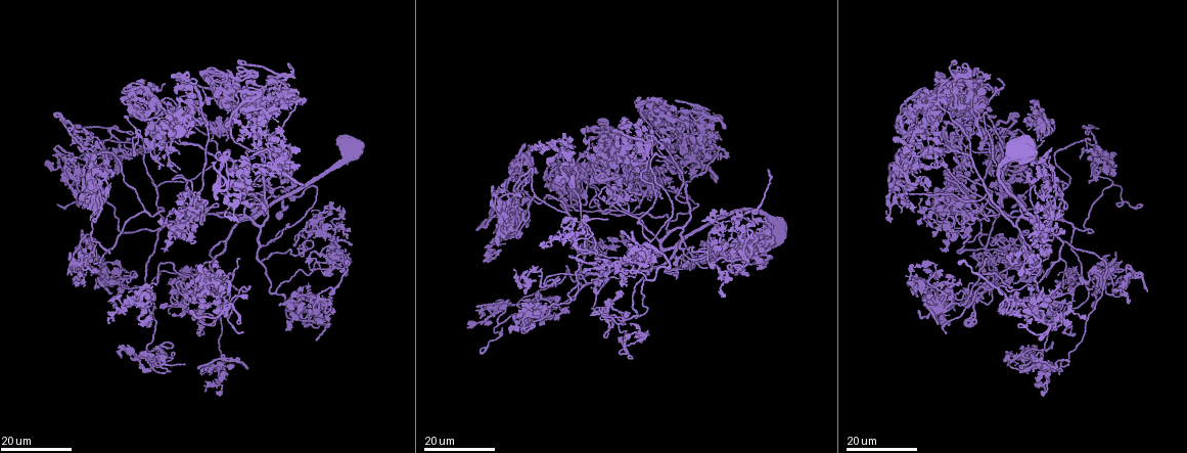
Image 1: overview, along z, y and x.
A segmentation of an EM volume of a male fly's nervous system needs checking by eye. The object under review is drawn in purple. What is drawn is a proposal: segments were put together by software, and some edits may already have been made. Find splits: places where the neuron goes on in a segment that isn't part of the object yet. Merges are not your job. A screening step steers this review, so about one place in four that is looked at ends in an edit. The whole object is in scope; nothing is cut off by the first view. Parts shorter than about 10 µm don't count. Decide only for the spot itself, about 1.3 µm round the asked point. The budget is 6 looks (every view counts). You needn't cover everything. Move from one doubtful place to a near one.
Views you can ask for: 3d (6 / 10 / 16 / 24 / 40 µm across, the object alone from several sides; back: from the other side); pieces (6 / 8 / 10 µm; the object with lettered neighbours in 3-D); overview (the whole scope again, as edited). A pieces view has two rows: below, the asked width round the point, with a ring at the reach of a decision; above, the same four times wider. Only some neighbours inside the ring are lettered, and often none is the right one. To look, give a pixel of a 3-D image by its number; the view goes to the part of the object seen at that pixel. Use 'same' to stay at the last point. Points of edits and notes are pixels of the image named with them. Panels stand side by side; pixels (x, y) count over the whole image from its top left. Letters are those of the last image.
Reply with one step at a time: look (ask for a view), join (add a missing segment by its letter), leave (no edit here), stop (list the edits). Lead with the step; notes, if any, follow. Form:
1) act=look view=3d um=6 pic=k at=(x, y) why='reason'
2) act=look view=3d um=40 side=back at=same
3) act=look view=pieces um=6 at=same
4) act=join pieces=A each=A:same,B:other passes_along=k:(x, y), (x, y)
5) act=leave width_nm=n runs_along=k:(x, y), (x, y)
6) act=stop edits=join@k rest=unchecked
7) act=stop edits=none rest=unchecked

act=look view=3d um=24 pic=1 at=(664, 155) why='long arm stops here'

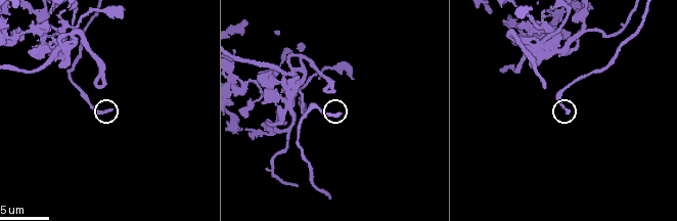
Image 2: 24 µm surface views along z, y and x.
act=look view=pieces um=10 pic=2 at=(341, 114)

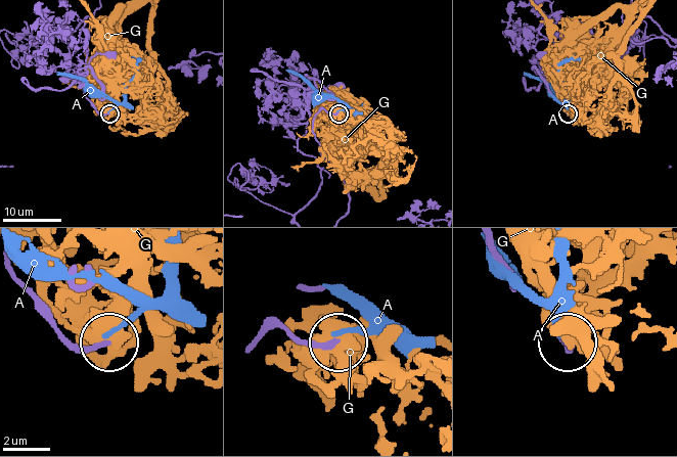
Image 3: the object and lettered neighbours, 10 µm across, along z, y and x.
act=leave each=A:other,G:other runs_along=3:(12, 277), (65, 336), (89, 348), (104, 344) found='none of them fits'

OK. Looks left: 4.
act=look view=3d um=16 pic=1 at=(751, 231) why='free end'

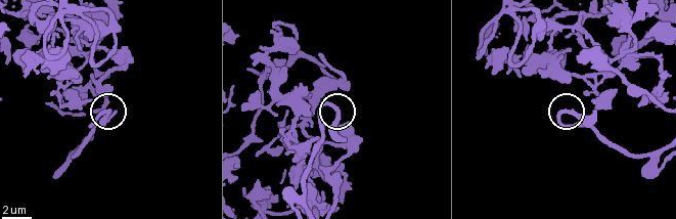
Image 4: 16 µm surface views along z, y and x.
act=look view=pieces um=6 pic=4 at=(101, 113) why='see the neighbours'

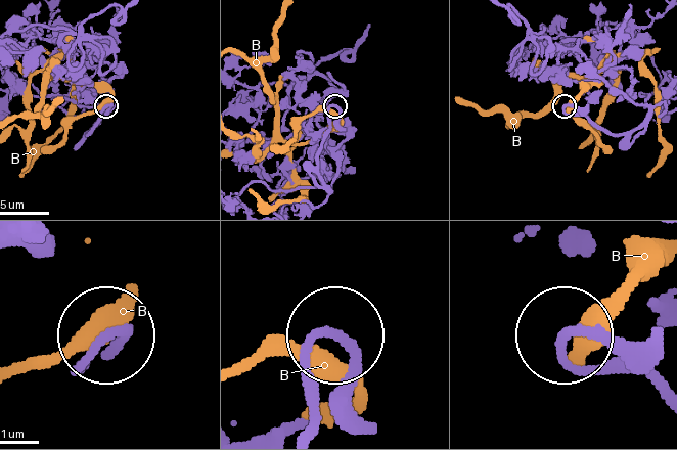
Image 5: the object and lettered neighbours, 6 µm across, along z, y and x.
act=leave each=B:other runs_along=5:(655, 379), (570, 330) found='none of them fits'

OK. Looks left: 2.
act=look view=3d um=16 pic=1 at=(248, 120) why='thick end'

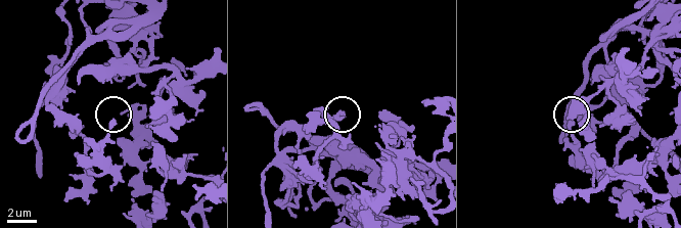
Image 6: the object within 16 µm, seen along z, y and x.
act=look view=pieces um=10 pic=6 at=(570, 122) why='see the neighbours'

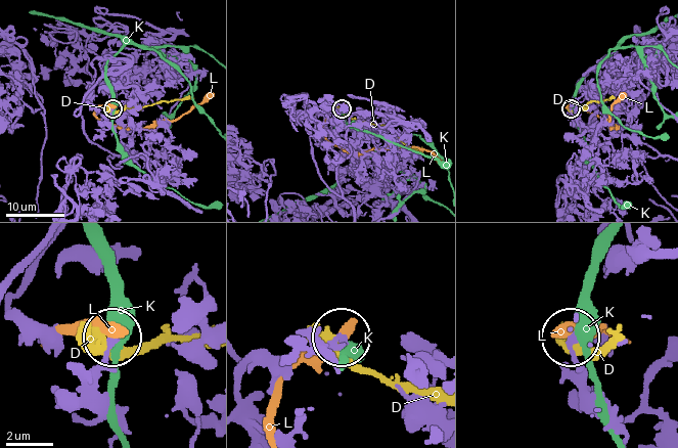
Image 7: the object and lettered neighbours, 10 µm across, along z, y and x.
act=leave width_nm=310 each=D:other,K:other,L:other found='no lettered segment goes on from it'

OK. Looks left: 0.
act=stop edits=none rest=unchecked

